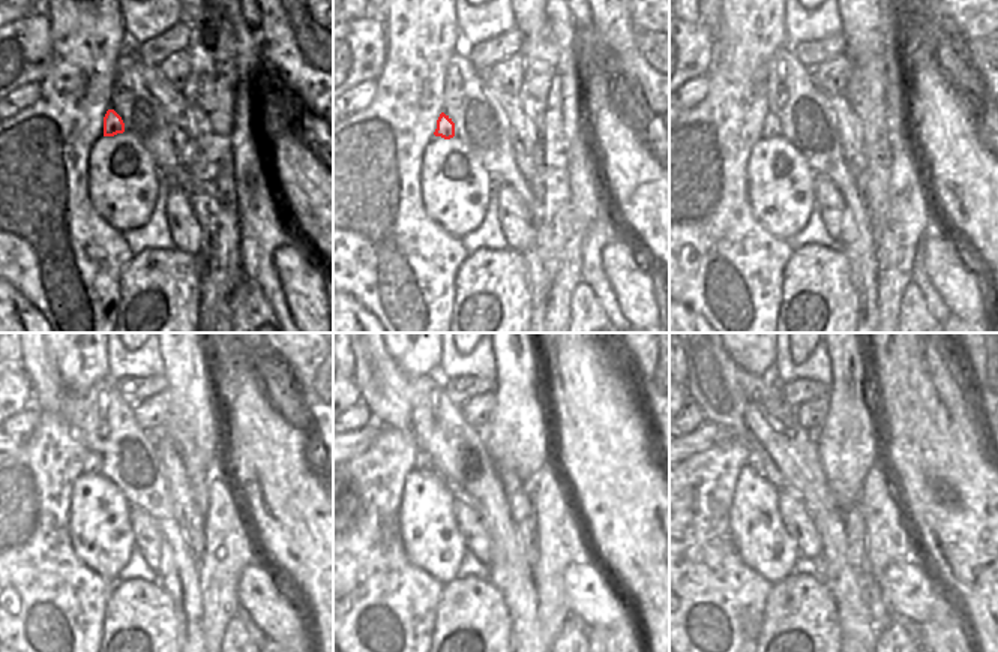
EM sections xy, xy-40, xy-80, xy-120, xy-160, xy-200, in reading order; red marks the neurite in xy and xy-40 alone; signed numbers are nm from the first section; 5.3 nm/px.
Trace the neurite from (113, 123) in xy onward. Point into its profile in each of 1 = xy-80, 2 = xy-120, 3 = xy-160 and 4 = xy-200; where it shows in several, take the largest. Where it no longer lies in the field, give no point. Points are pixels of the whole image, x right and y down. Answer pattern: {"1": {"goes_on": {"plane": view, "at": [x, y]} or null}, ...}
{"1": {"goes_on": {"plane": "xy-80", "at": [772, 128]}}, "2": {"goes_on": {"plane": "xy-120", "at": [93, 462]}}, "3": {"goes_on": {"plane": "xy-160", "at": [422, 463]}}, "4": {"goes_on": {"plane": "xy-200", "at": [752, 462]}}}

